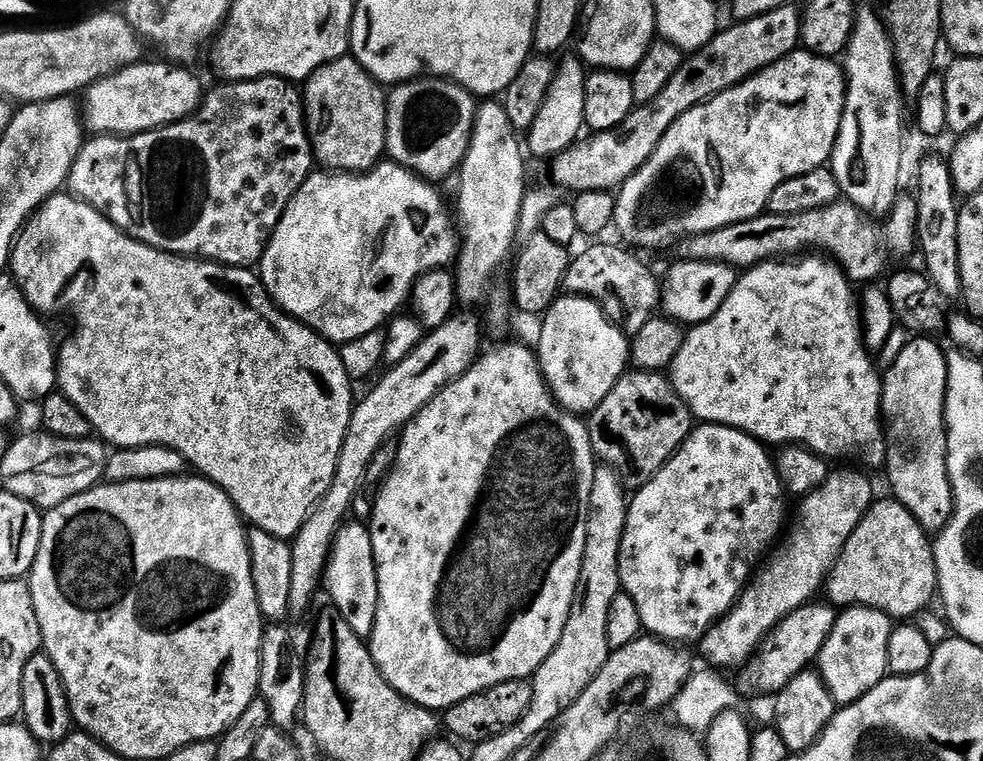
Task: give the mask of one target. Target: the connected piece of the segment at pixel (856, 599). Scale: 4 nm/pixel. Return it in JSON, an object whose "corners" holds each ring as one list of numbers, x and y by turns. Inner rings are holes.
{"corners":[[895,498,873,499,868,513,861,518,850,538,835,557,826,576,827,601,838,608,853,605,868,606,889,615,894,620,908,620,929,607,928,602,937,595,936,559,932,553,934,544,929,533]]}

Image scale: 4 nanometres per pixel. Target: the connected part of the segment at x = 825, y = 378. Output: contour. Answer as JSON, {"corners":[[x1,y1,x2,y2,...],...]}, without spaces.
{"corners":[[812,254,816,256,801,255,798,258,773,258,767,259,755,267,749,267,737,279,732,292,722,302,722,306,714,313,710,320,687,329,684,341,680,343,678,354,674,354,670,365,670,379,672,388,680,395,684,405,692,412,697,421,706,424,724,424,727,428,736,428,739,432,747,432,748,426,744,426,752,418,798,418,798,422,808,420,808,449,815,452,821,458,827,456,853,456,854,459,872,460,883,453,884,429,882,427,882,413,880,410,880,386,881,373,876,373,872,365,869,349,862,339,862,324,852,313,852,288,849,277,843,268,835,260,824,254]]}

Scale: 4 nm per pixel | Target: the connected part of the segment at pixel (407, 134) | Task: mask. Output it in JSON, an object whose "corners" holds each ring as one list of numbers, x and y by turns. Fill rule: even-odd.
{"corners":[[417,78,393,87,388,96,387,155,427,181,451,177,467,154,477,107,477,97,443,78]]}

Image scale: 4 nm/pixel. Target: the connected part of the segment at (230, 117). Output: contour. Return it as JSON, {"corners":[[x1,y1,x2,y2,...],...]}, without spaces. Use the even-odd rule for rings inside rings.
{"corners":[[259,76,257,80,238,80,223,85,225,88,216,88,206,96,206,106,212,112,224,112,224,116,212,116,209,120,196,120,187,118,176,123,163,125,161,128,152,128,146,132,138,132,136,135,100,134,81,147,72,168,68,172,66,188,69,193,75,194,80,199,97,208,108,221,128,233,133,240,141,240,152,248,158,248,161,252,171,252,189,258,203,258,218,264,229,266,252,266,259,261,264,252,264,246,268,243,268,237,276,223,280,221,280,215,284,212,284,206,288,203,299,181,303,180,314,168,312,155,312,141,306,127,306,112,302,107,302,92,291,80,285,80,282,76],[180,144,180,164,184,169,180,176,184,184,176,180,172,184,172,151]]}

